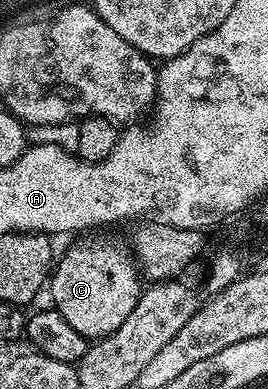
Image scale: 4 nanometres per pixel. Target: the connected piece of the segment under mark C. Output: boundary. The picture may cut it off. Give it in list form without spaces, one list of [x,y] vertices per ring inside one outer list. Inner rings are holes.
[[[101,234],[78,239],[78,244],[71,245],[62,256],[60,253],[47,281],[47,292],[53,295],[52,307],[90,342],[119,330],[143,291],[143,280],[130,249],[109,236],[97,235]]]

